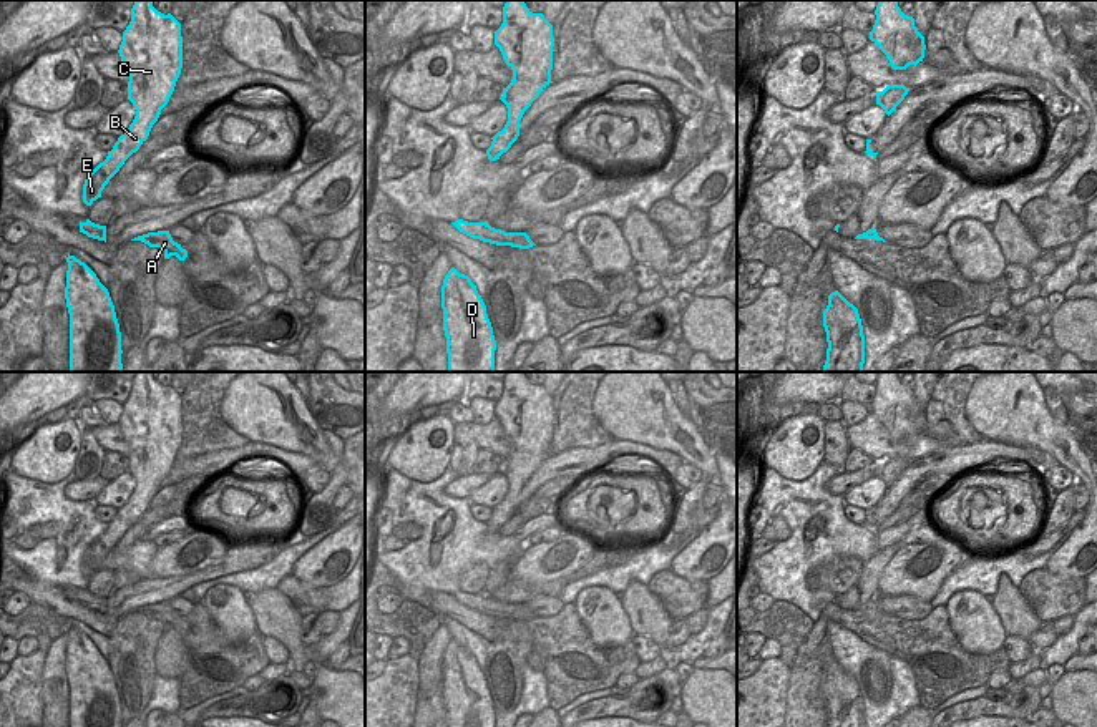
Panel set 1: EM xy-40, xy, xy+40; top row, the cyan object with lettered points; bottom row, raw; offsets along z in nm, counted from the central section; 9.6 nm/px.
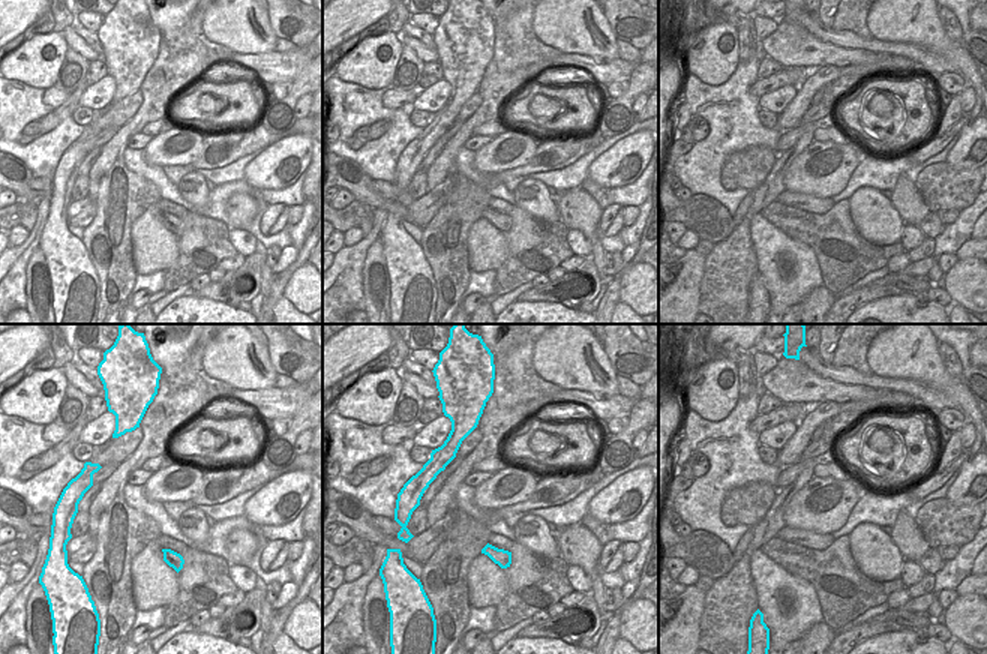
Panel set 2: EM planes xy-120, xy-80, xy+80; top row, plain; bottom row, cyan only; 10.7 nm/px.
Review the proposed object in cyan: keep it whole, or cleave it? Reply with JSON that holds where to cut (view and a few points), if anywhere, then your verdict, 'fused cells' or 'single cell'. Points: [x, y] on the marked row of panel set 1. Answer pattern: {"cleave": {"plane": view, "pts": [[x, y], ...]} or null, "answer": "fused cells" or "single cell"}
{"cleave": null, "answer": "single cell"}

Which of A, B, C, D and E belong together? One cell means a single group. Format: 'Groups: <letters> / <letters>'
Groups: A B C D E.

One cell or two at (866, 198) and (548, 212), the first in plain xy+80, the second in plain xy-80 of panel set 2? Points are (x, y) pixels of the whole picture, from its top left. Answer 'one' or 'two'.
one

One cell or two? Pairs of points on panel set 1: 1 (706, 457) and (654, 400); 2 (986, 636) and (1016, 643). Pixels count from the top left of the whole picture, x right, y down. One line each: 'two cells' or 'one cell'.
1: one cell
2: two cells

